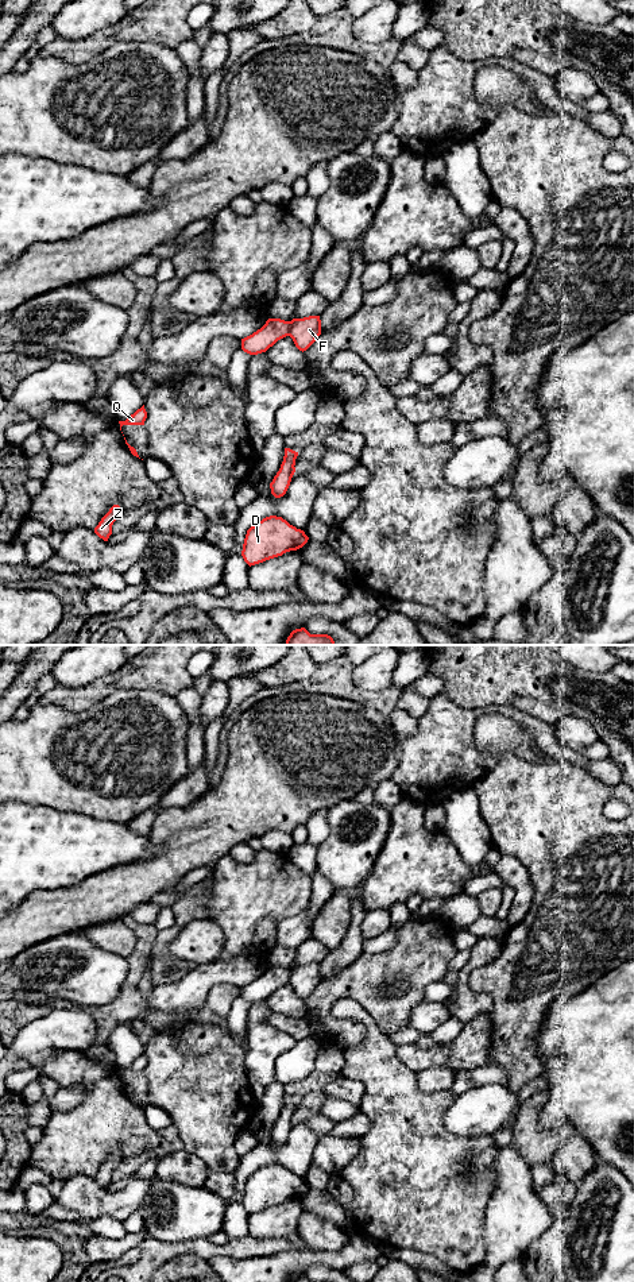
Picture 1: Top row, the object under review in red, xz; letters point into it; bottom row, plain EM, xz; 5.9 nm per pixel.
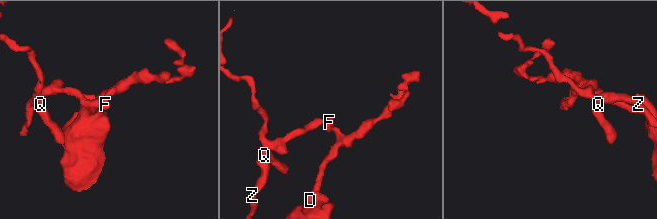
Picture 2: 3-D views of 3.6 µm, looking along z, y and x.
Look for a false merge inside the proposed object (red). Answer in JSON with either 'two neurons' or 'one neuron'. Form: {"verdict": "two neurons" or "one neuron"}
{"verdict": "two neurons"}

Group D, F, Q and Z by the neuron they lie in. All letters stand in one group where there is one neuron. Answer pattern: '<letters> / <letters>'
D F / Q Z

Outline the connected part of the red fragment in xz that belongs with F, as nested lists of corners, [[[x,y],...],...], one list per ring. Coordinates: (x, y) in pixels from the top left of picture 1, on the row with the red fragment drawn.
[[[320,316],[293,318],[290,321],[289,336],[299,351],[306,351],[321,335]]]

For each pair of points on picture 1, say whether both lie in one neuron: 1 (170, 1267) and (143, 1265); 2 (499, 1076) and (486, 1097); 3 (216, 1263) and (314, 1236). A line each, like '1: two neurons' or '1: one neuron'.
1: two neurons
2: two neurons
3: two neurons

